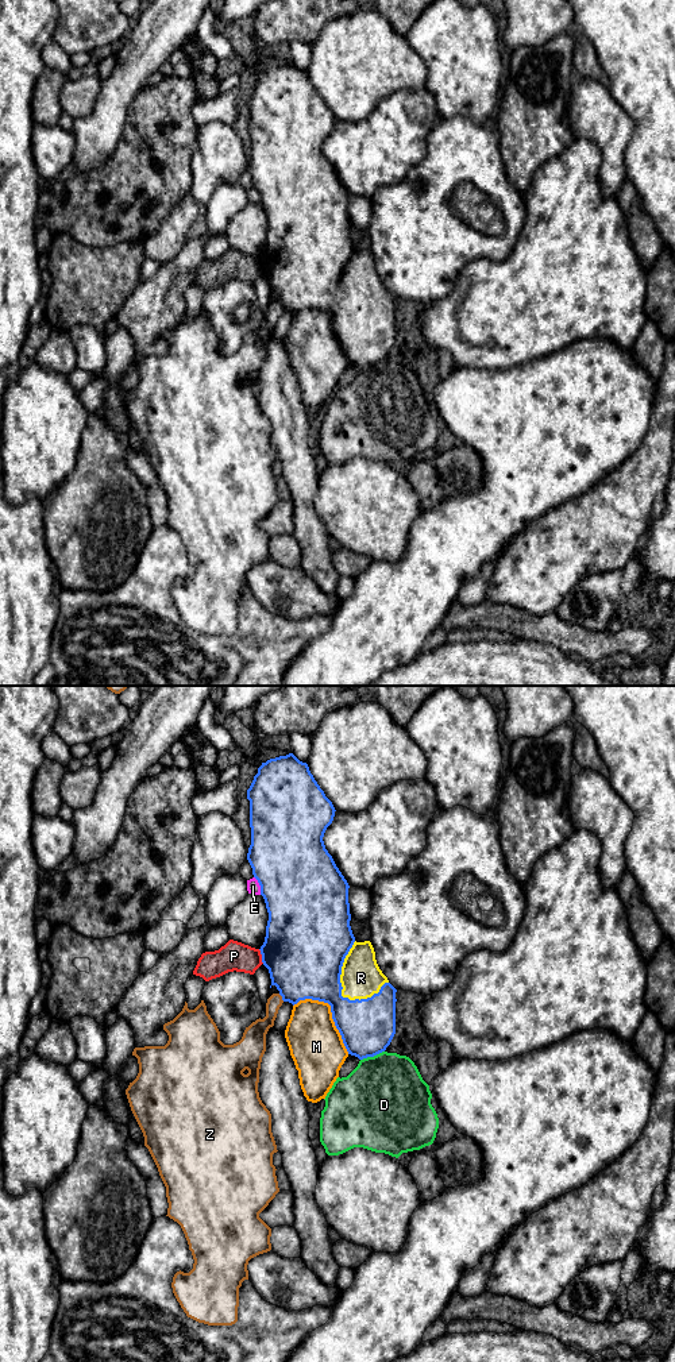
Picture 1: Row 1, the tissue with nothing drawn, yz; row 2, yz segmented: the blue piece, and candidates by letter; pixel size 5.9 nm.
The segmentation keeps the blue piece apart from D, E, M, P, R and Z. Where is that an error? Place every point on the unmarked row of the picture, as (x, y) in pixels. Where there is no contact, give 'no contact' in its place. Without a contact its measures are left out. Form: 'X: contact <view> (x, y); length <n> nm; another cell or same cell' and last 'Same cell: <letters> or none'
D: contact yz (371, 365); length 160 nm; another cell
E: contact yz (259, 193); length 120 nm; another cell
M: contact yz (331, 320); length 440 nm; another cell
P: contact yz (262, 265); length 90 nm; another cell
R: contact yz (340, 281); length 360 nm; same cell
Z: contact yz (282, 307); length 60 nm; another cell
Same cell: R

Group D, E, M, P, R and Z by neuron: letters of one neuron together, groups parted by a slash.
D / E / M / P / R / Z

